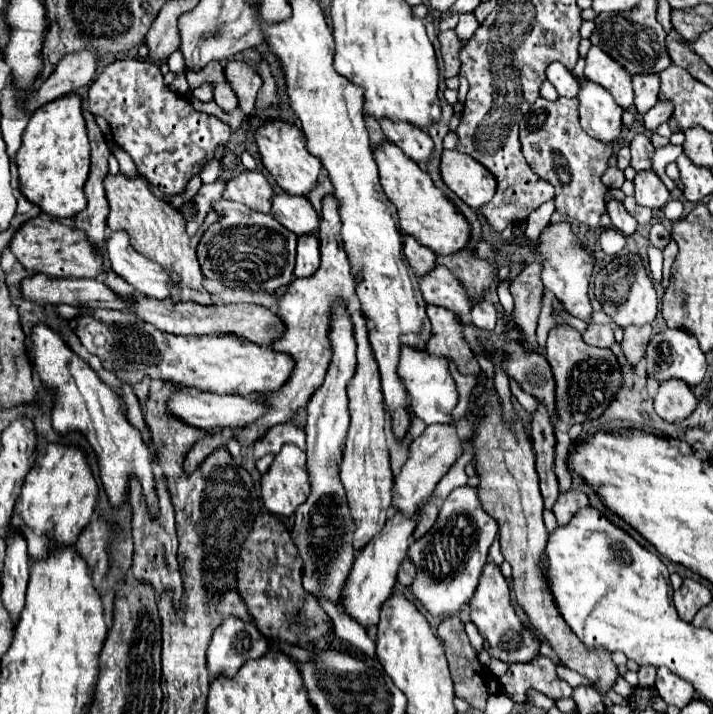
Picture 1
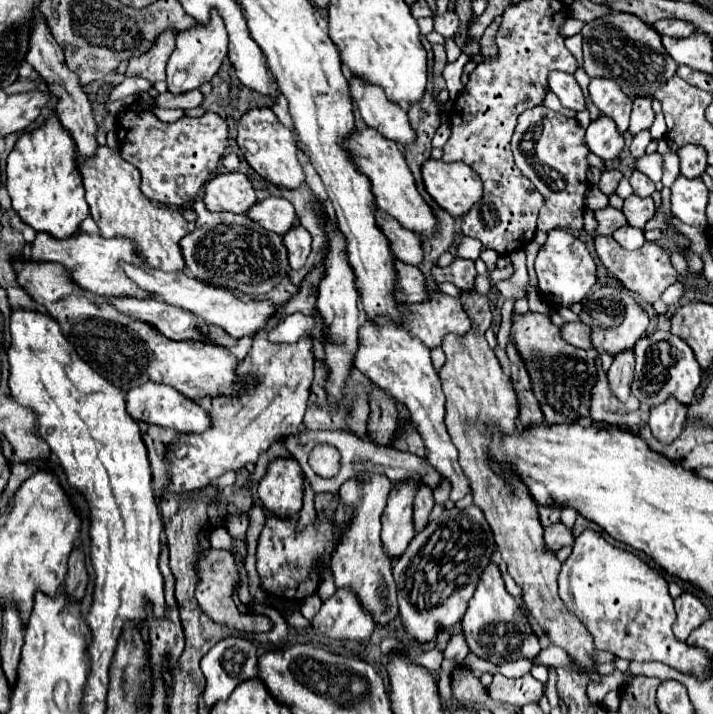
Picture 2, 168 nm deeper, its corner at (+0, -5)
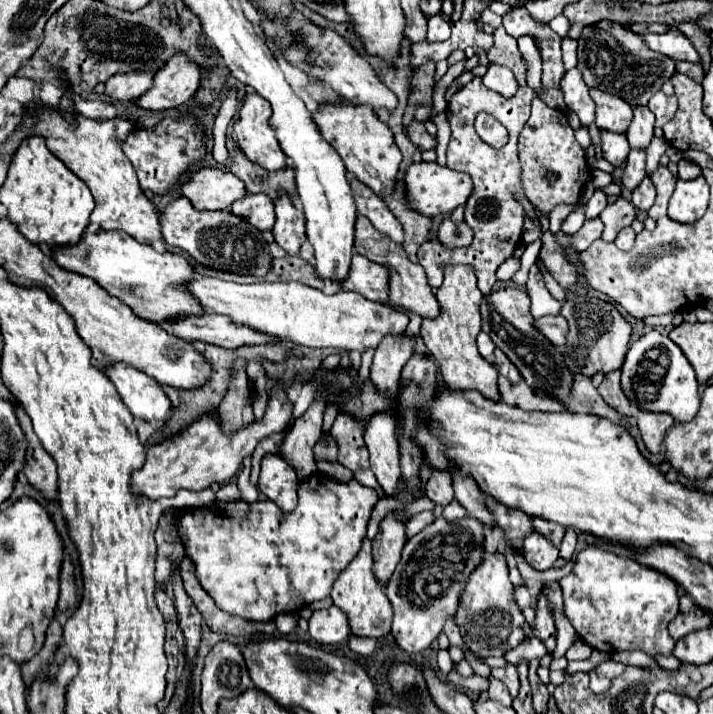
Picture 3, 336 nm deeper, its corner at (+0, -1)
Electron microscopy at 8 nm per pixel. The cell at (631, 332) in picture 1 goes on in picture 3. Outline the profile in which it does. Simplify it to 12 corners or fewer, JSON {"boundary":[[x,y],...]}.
{"boundary":[[613,370],[599,386],[603,400],[623,416],[631,416],[621,390],[621,372]]}

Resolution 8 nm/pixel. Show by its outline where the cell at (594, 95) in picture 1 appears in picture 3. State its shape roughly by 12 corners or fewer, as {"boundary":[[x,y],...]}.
{"boundary":[[601,134],[603,158],[623,166],[631,150],[625,134]]}

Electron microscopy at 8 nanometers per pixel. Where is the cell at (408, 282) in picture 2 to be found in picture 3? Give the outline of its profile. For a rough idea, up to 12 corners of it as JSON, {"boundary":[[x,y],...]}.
{"boundary":[[353,254],[339,284],[369,300],[387,300],[389,274]]}

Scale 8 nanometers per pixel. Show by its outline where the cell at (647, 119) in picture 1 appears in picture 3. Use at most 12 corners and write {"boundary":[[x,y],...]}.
{"boundary":[[631,150],[621,186],[633,192],[645,172],[645,152]]}

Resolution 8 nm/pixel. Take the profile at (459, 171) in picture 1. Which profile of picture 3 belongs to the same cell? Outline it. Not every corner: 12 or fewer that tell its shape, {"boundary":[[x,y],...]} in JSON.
{"boundary":[[417,162],[405,170],[407,206],[451,214],[473,190],[467,174]]}

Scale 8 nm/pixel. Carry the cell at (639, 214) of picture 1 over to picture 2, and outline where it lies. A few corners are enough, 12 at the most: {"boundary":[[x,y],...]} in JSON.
{"boundary":[[607,206],[597,210],[597,230],[613,234],[621,226],[627,226],[625,214]]}

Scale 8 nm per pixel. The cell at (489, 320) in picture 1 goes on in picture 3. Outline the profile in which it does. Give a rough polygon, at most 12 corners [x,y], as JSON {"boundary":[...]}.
{"boundary":[[481,332],[477,338],[479,354],[493,362],[495,344]]}

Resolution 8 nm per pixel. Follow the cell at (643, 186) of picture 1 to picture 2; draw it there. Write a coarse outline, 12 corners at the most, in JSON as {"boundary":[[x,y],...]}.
{"boundary":[[651,196],[625,198],[629,226],[643,228],[655,214]]}

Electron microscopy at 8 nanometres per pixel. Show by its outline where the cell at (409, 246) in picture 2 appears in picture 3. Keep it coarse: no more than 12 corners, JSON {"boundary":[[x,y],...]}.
{"boundary":[[351,180],[357,212],[393,242],[403,226],[387,204],[359,180]]}

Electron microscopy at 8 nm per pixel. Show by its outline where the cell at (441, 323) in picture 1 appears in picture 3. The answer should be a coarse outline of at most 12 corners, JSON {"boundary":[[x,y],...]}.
{"boundary":[[357,214],[355,248],[387,268],[389,300],[435,318],[425,270]]}

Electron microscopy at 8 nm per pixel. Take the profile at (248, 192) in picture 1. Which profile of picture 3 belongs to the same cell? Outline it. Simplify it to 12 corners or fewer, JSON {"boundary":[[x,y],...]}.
{"boundary":[[199,168],[179,194],[197,210],[229,210],[243,182],[225,168]]}

